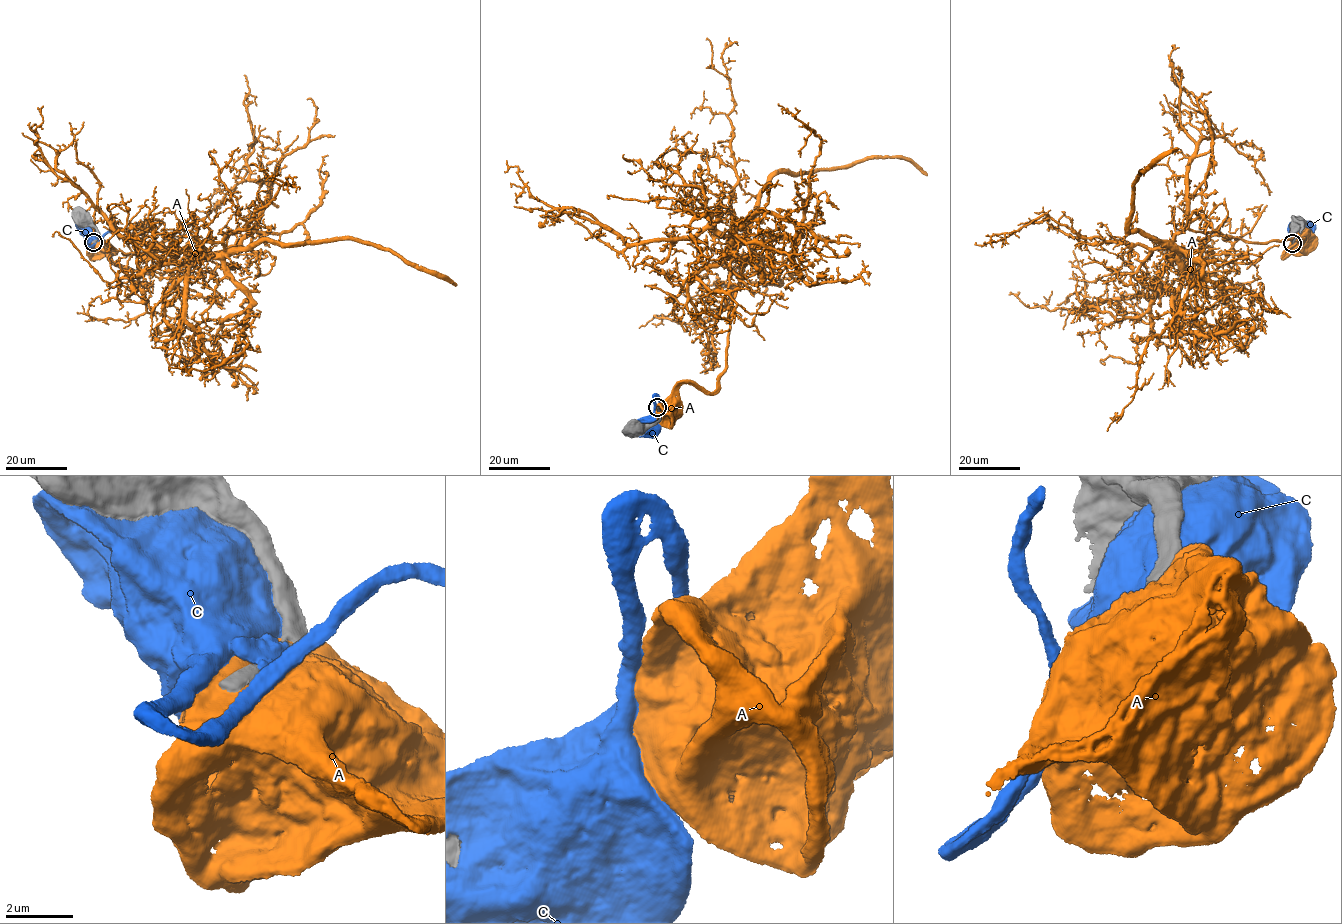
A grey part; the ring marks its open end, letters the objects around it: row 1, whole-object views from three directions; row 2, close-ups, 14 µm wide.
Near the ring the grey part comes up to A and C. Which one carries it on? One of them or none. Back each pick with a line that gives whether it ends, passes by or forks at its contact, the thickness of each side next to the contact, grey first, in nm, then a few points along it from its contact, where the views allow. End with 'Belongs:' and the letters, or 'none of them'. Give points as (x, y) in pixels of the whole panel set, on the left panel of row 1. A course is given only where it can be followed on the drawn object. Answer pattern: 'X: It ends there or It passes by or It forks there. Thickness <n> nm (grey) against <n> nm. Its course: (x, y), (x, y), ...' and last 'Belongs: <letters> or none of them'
Belongs: none of them

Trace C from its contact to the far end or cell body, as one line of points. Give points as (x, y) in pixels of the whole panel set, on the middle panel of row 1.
C: (659, 410), (648, 425)

